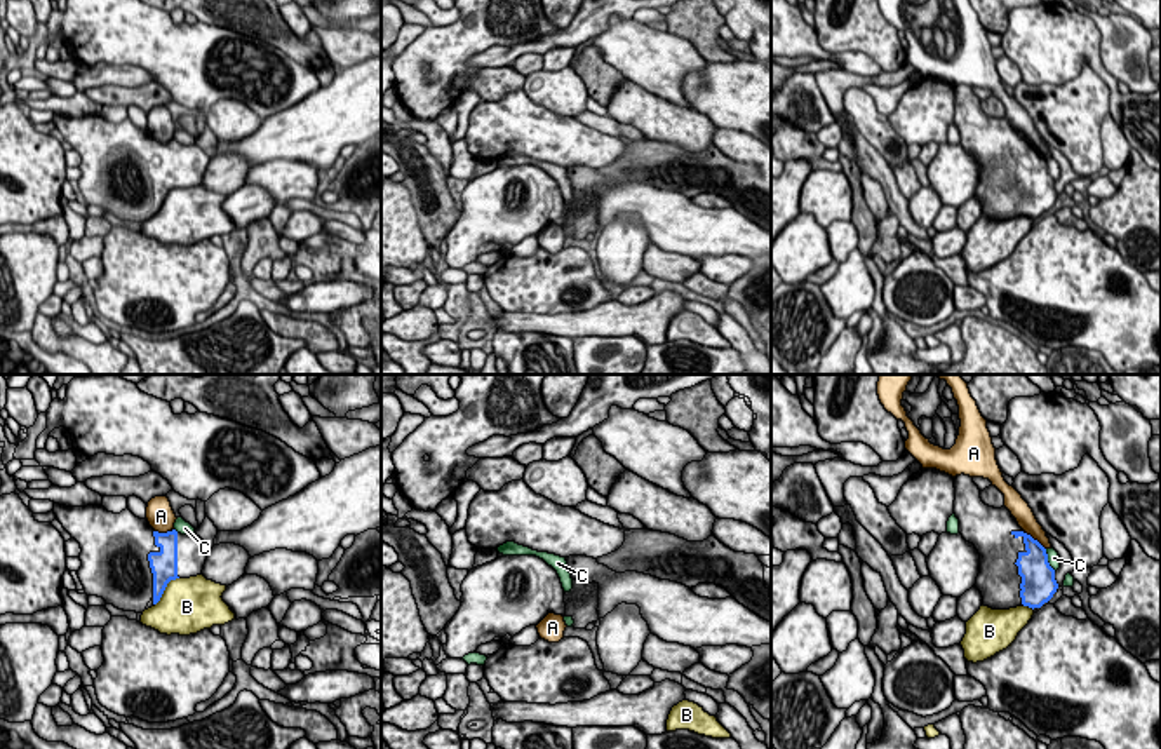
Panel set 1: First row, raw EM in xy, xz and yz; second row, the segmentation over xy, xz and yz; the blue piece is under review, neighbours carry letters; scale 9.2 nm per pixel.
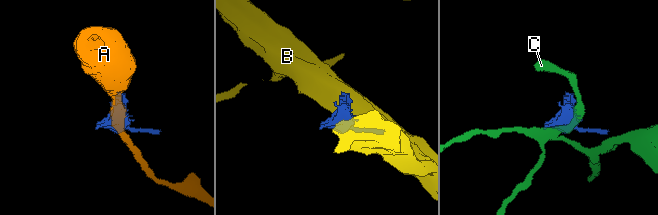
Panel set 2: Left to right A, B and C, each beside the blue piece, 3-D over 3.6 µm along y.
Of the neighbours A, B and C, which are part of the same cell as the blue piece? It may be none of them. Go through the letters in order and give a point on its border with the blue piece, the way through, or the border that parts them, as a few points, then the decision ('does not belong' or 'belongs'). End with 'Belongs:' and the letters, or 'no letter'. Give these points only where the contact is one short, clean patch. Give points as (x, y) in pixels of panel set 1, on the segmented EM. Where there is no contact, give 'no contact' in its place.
A: contact yz (1036, 540); border yz (1026, 532), (1045, 549); does not belong
B: contact xy (164, 589); does not belong
C: contact yz (1046, 560); does not belong
Belongs: no letter

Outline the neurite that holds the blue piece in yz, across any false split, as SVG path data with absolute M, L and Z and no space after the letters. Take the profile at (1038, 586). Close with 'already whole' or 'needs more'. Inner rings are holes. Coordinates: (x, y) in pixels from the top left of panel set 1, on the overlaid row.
M970 476L954 477L954 514L959 533L980 554L980 573L975 587L982 592L982 604L992 610L1010 610L1020 604L1041 608L1058 589L1055 570L1048 563L1046 549L1027 535L1006 507L994 509L982 502L980 489Z; needs more

